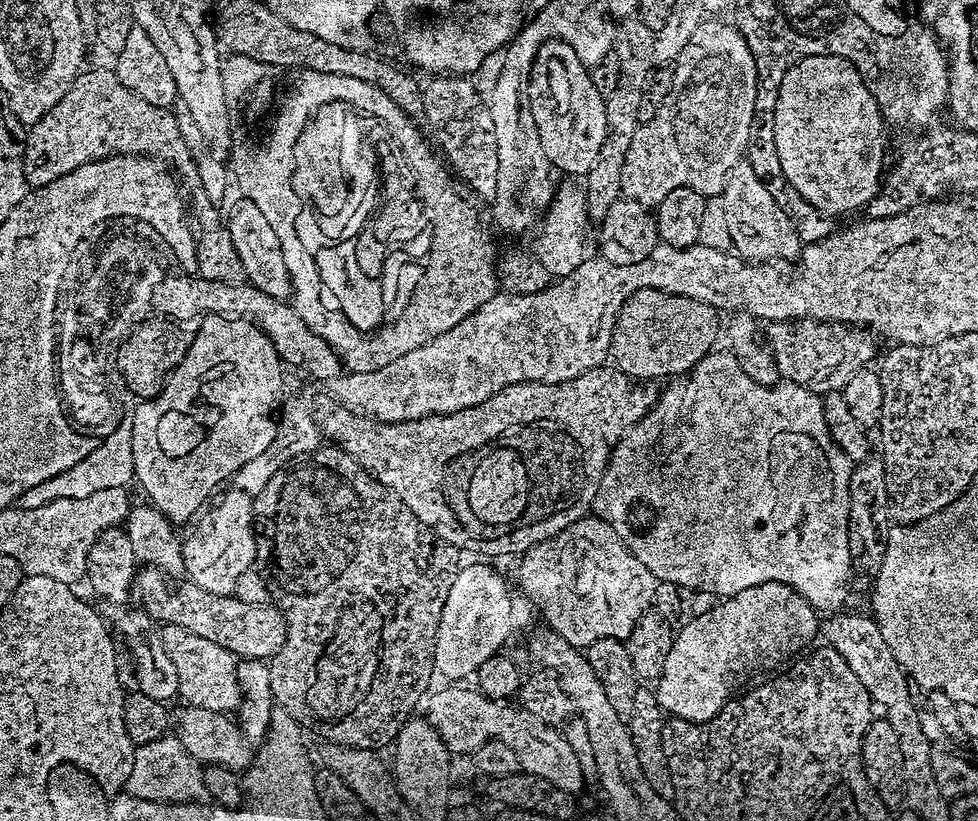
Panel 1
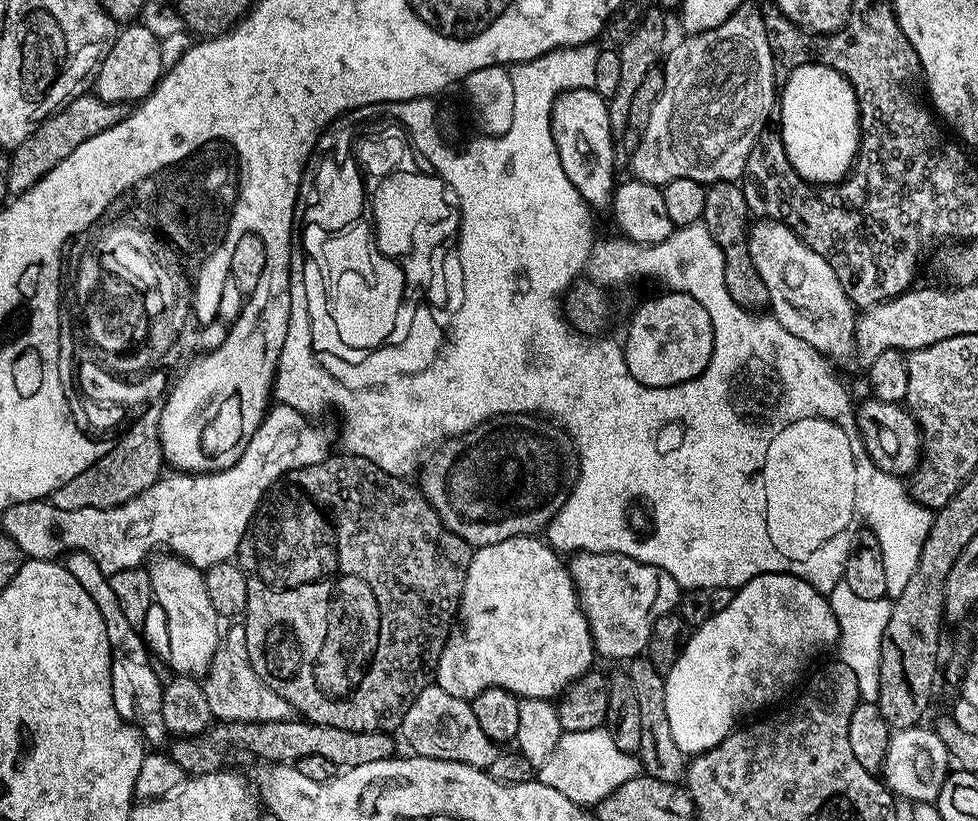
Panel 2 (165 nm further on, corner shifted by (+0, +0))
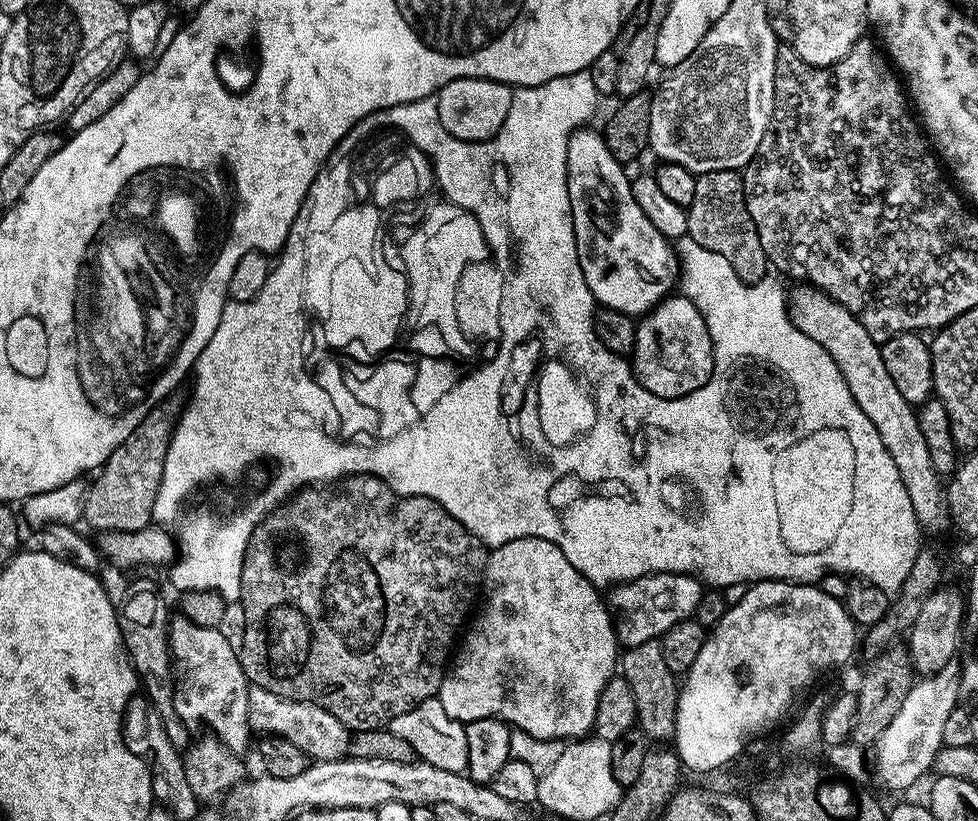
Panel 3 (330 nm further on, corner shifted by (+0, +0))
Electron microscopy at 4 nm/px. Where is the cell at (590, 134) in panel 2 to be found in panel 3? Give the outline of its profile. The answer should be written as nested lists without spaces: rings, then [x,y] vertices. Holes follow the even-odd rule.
[[[592,126],[577,128],[568,139],[566,174],[578,262],[582,266],[582,278],[586,278],[586,286],[590,286],[593,300],[600,308],[618,310],[633,318],[643,317],[667,300],[677,287],[681,270],[675,247],[658,230],[654,230],[654,222],[650,222],[642,206],[638,206],[632,181],[626,178],[623,164],[614,158],[614,154],[610,154],[603,135],[597,129],[595,132]]]

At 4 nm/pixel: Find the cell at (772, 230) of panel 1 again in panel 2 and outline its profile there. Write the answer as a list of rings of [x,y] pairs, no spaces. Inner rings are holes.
[[[757,219],[748,229],[748,245],[750,258],[754,258],[754,266],[758,266],[758,274],[762,274],[766,290],[770,290],[770,312],[778,323],[829,361],[853,359],[858,312],[842,290],[830,262],[779,220]]]

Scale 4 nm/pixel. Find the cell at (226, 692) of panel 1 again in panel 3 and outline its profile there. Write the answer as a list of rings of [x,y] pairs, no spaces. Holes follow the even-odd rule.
[[[255,686],[248,689],[248,726],[253,733],[281,736],[294,742],[313,761],[340,760],[350,752],[350,730],[322,706],[291,700]]]

